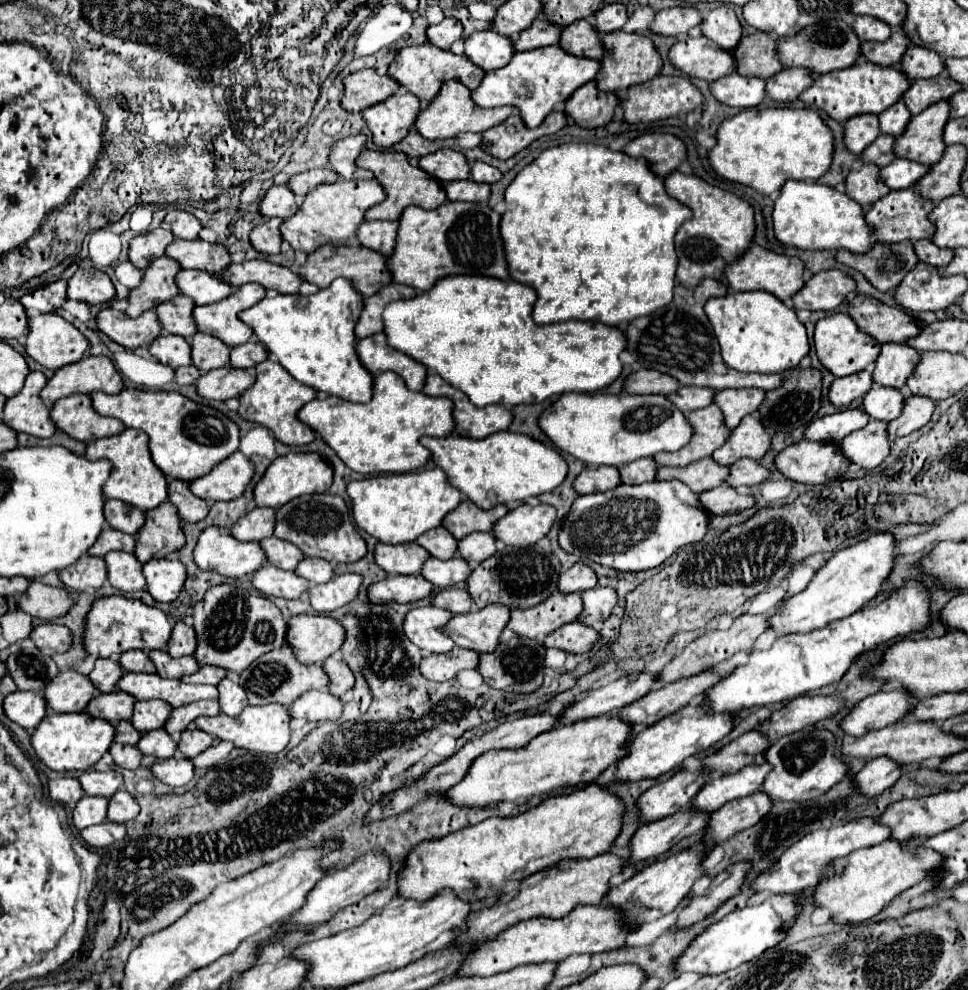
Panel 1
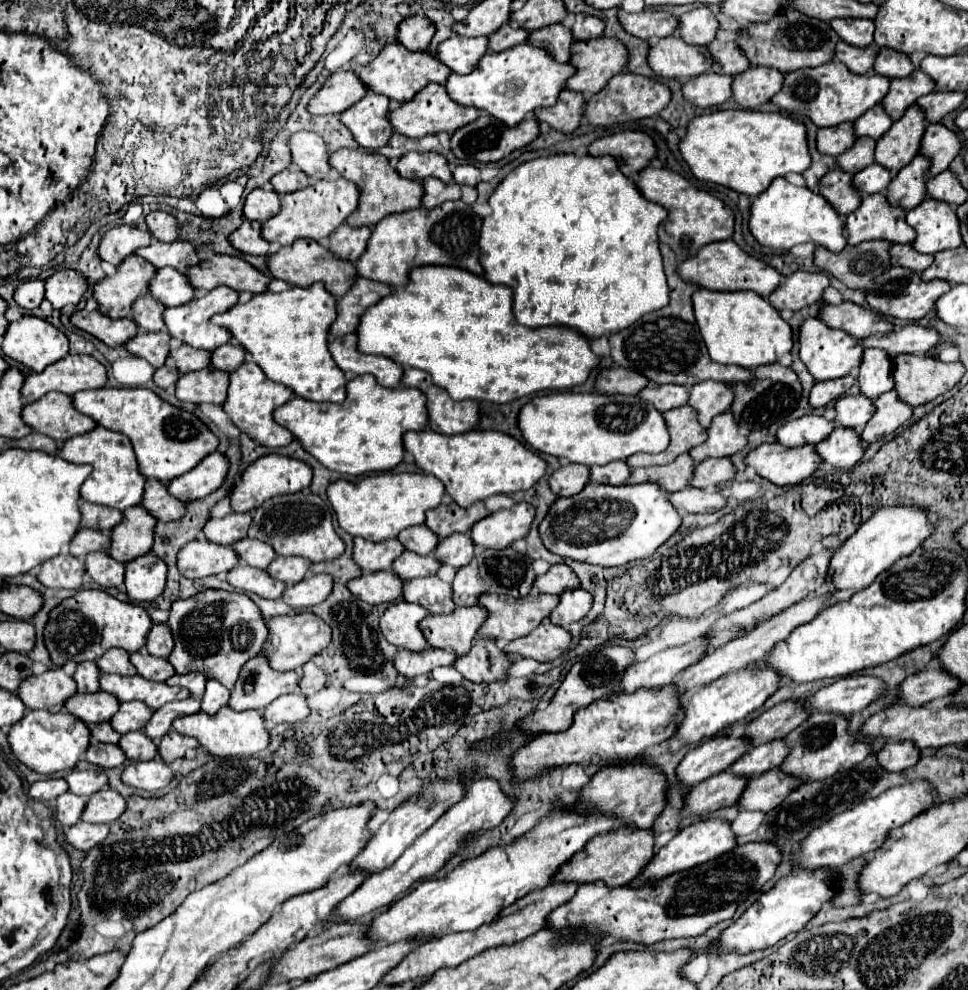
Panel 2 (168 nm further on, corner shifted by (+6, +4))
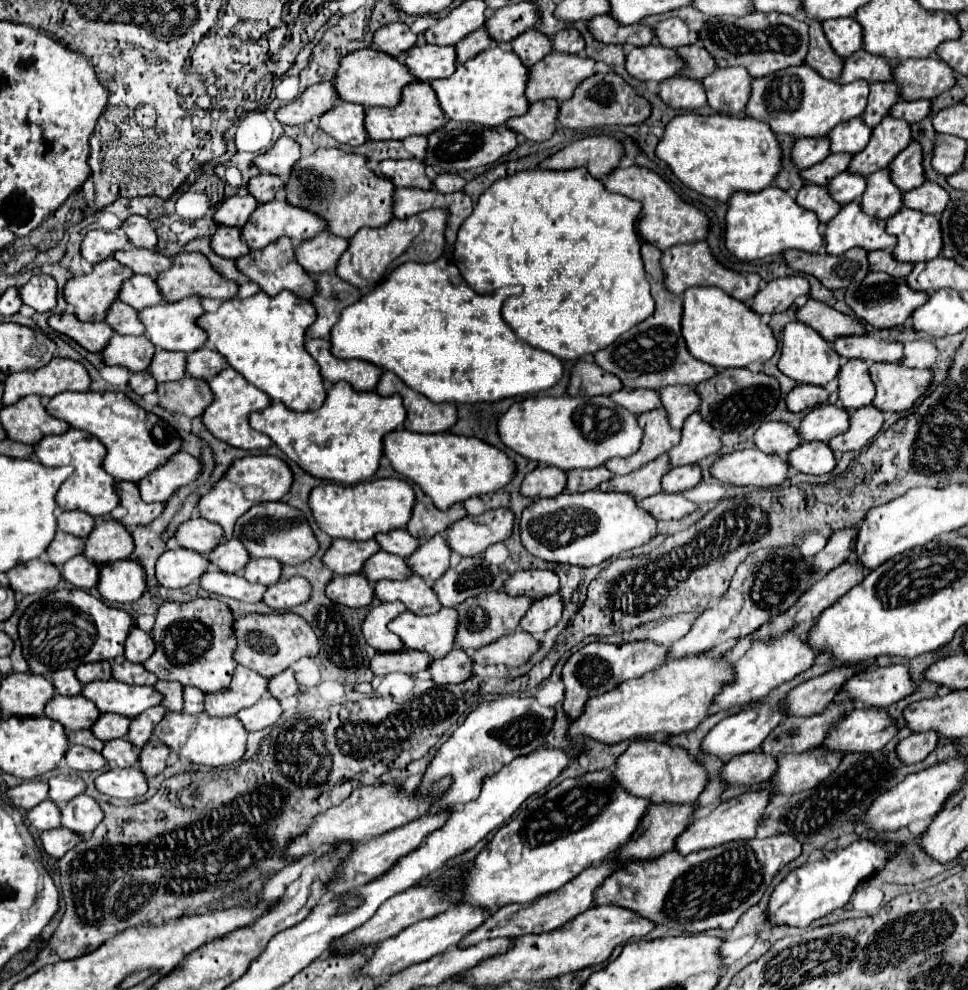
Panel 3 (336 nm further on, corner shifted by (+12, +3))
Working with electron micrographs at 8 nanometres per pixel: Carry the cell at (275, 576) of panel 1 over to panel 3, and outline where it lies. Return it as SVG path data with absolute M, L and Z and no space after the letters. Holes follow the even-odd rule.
M212 568L200 578L200 586L218 596L228 596L244 602L260 602L266 592L264 584L252 584L240 574L226 574Z

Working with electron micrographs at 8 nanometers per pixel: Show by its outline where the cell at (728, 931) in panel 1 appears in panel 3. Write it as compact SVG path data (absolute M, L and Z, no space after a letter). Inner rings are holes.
M856 840L848 844L846 848L836 848L828 852L822 860L804 864L796 870L792 870L772 892L770 902L768 902L768 924L772 926L796 926L796 928L806 928L812 920L818 920L822 916L828 916L834 908L842 908L854 888L870 878L876 870L884 866L884 862L890 858L890 854L896 850L894 844L878 844L868 840ZM832 874L832 878L828 876Z

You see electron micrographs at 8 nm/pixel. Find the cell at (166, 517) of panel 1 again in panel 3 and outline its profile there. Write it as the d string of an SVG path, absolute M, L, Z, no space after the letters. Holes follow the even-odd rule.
M108 520L104 524L98 524L88 540L84 556L96 564L108 564L126 560L134 550L134 540L128 528L118 520Z

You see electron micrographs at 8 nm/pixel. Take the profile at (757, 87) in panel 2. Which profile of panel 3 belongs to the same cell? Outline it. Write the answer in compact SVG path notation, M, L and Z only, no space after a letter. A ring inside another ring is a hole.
M746 68L716 70L712 76L702 80L708 94L708 106L728 116L740 116L750 100L752 80L754 78Z

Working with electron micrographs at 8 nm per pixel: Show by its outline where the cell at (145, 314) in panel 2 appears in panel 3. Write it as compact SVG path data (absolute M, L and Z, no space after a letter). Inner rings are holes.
M116 300L116 304L112 304L106 316L106 322L118 334L134 334L134 336L144 334L144 324L138 318L138 310L130 308L122 300Z

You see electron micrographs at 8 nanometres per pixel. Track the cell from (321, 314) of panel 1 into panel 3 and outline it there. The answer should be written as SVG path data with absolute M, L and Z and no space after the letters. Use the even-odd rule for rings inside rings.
M284 290L276 296L268 296L266 292L258 292L250 298L232 298L226 300L216 312L206 312L200 316L198 324L208 332L208 346L216 346L216 350L228 360L228 364L238 370L248 382L266 392L272 400L286 404L292 410L316 410L326 400L326 386L320 374L320 366L306 350L306 330L316 322L316 308L310 300L300 298L298 294Z

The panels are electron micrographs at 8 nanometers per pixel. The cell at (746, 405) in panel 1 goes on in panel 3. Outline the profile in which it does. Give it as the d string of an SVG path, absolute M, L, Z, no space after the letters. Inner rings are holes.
M668 386L660 390L660 396L664 400L664 408L668 410L672 428L680 430L686 422L686 418L696 412L702 404L700 394L690 386Z

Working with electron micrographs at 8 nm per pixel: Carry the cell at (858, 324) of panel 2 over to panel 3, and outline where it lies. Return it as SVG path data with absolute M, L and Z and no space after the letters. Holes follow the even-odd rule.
M808 298L808 302L802 308L798 308L796 316L804 324L812 326L828 342L834 342L840 336L866 334L866 326L858 318L842 314L842 312L830 308L828 304L814 300L814 298Z

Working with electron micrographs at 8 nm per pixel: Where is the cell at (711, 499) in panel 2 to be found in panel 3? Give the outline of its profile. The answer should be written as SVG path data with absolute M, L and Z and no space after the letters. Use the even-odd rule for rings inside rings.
M658 492L656 496L648 496L638 502L646 512L656 516L656 520L678 520L692 512L696 512L696 504L682 494Z

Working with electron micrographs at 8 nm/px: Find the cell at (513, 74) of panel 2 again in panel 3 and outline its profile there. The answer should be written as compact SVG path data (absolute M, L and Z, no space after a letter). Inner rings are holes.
M492 46L480 52L480 56L460 64L450 78L432 80L432 88L438 96L440 108L450 120L500 126L514 116L524 116L530 110L530 102L526 98L528 80L530 70L514 52L502 52L498 46Z

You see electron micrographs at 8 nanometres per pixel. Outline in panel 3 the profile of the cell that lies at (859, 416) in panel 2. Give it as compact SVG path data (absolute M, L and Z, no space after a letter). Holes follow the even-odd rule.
M824 404L808 412L800 424L800 434L804 440L822 440L844 434L850 428L850 412L846 408L838 408L834 404Z

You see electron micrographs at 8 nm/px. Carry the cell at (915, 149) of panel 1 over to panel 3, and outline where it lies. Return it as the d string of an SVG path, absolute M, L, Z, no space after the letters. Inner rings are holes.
M884 116L882 122L872 130L872 138L868 146L854 154L848 170L870 176L876 170L888 168L888 164L912 142L910 124L906 120L896 120L892 116Z

